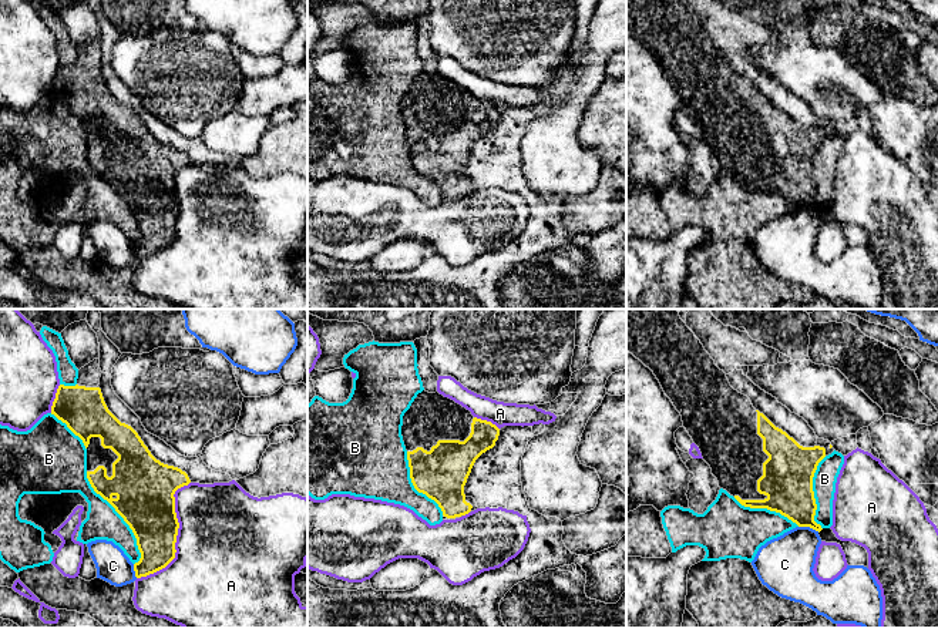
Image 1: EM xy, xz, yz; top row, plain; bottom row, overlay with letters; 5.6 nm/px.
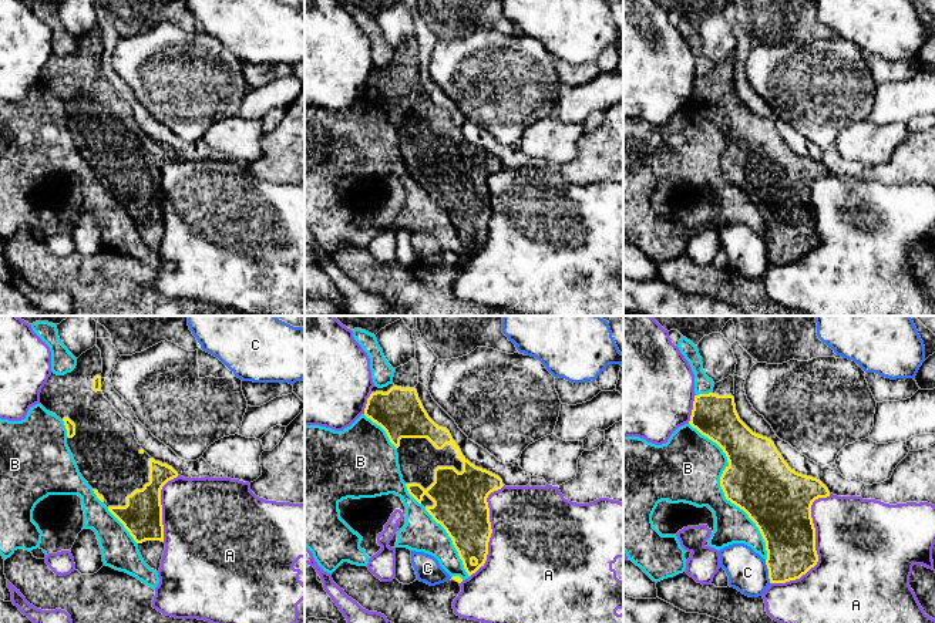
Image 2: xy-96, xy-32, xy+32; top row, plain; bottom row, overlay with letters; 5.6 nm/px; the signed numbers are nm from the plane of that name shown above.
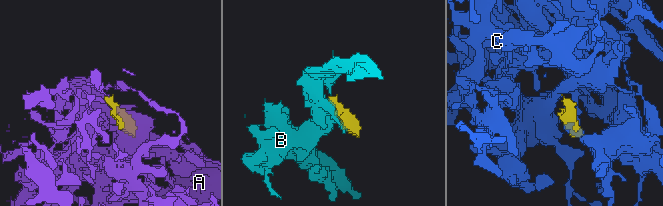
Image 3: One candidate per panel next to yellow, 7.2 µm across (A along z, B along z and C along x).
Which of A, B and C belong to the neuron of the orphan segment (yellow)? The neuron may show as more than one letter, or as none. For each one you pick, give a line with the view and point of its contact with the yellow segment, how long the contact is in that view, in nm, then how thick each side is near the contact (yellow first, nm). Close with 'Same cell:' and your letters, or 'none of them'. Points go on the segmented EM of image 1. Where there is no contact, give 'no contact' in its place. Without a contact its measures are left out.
Same cell: none of them

